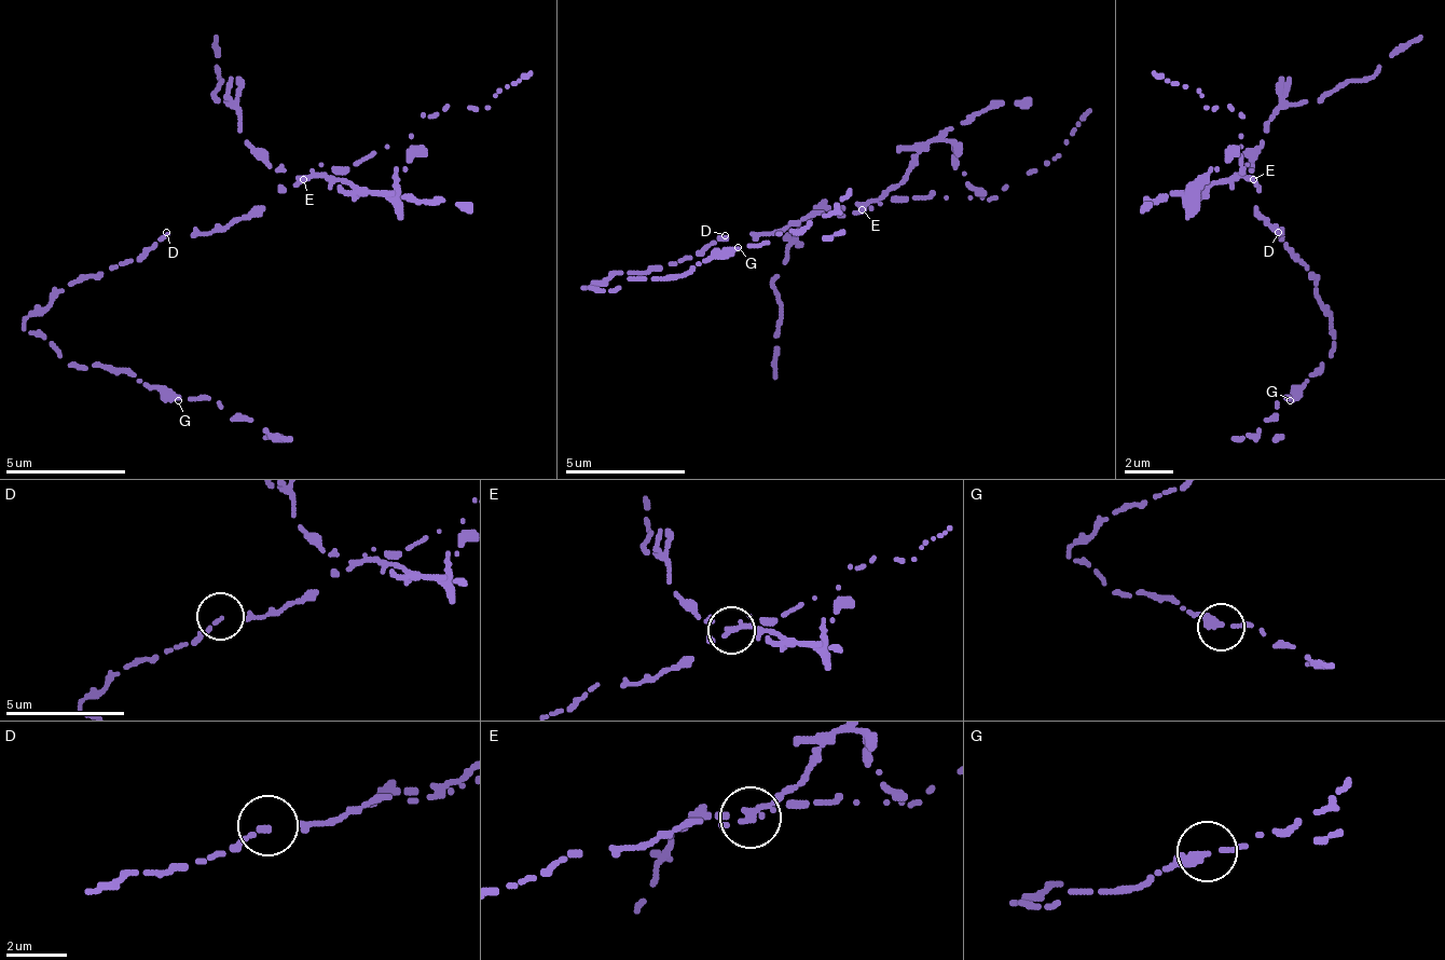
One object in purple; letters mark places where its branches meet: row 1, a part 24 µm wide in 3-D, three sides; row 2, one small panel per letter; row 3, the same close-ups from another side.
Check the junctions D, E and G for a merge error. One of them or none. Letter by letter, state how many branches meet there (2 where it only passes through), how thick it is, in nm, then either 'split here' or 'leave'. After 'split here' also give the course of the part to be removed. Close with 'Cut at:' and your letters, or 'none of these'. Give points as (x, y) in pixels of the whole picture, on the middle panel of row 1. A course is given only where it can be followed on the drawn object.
D: branches 2; calibre 130 nm; leave
E: branches 1; calibre 320 nm; split here; course (864, 210), (815, 205), (797, 223), (773, 289), (773, 379)
G: branches 1; calibre 400 nm; leave
Cut at: E

